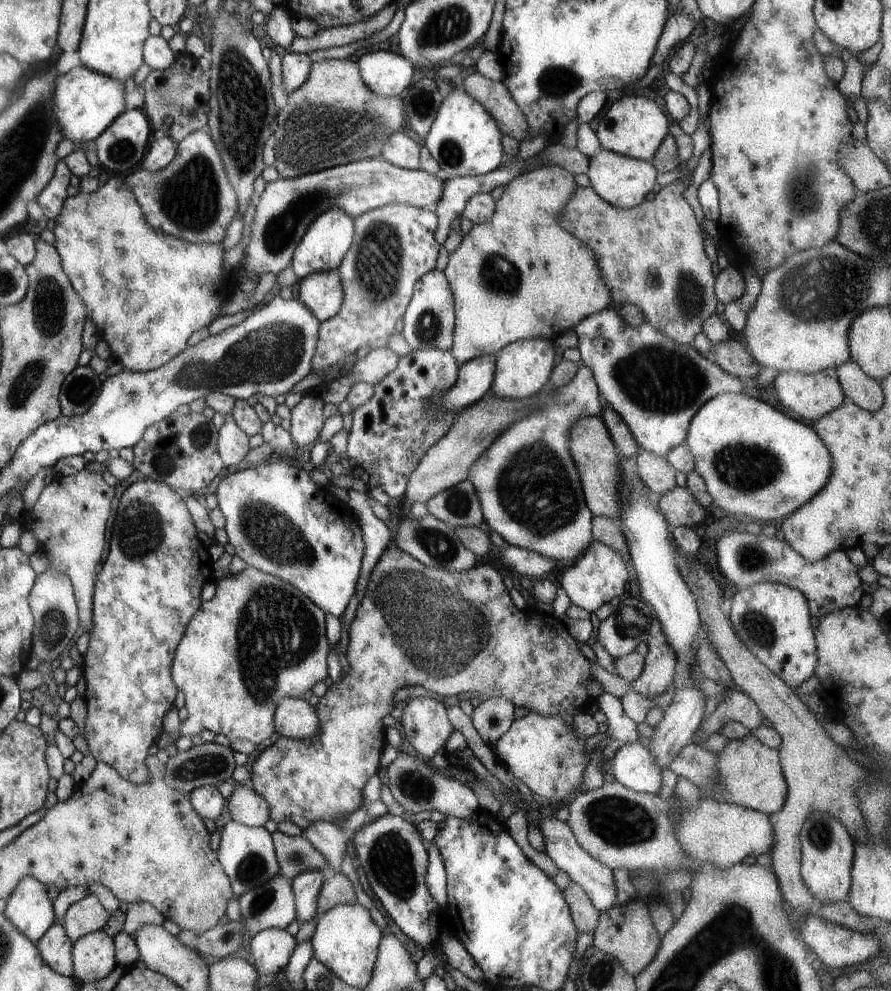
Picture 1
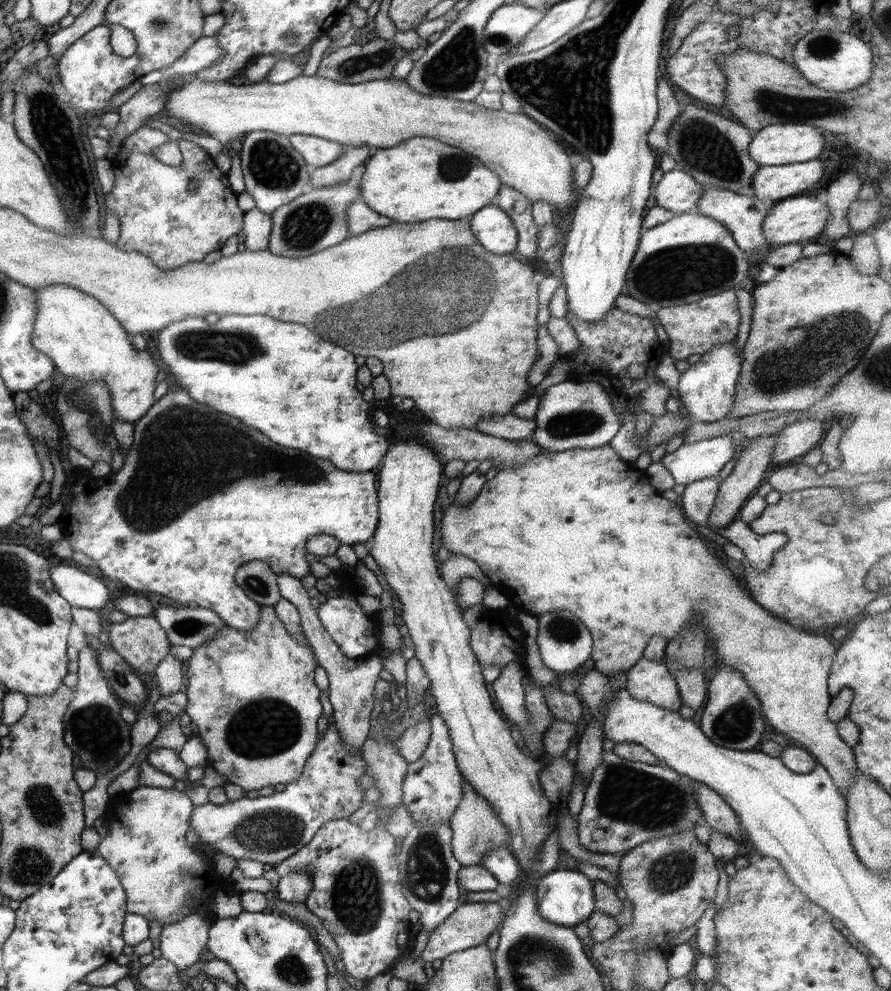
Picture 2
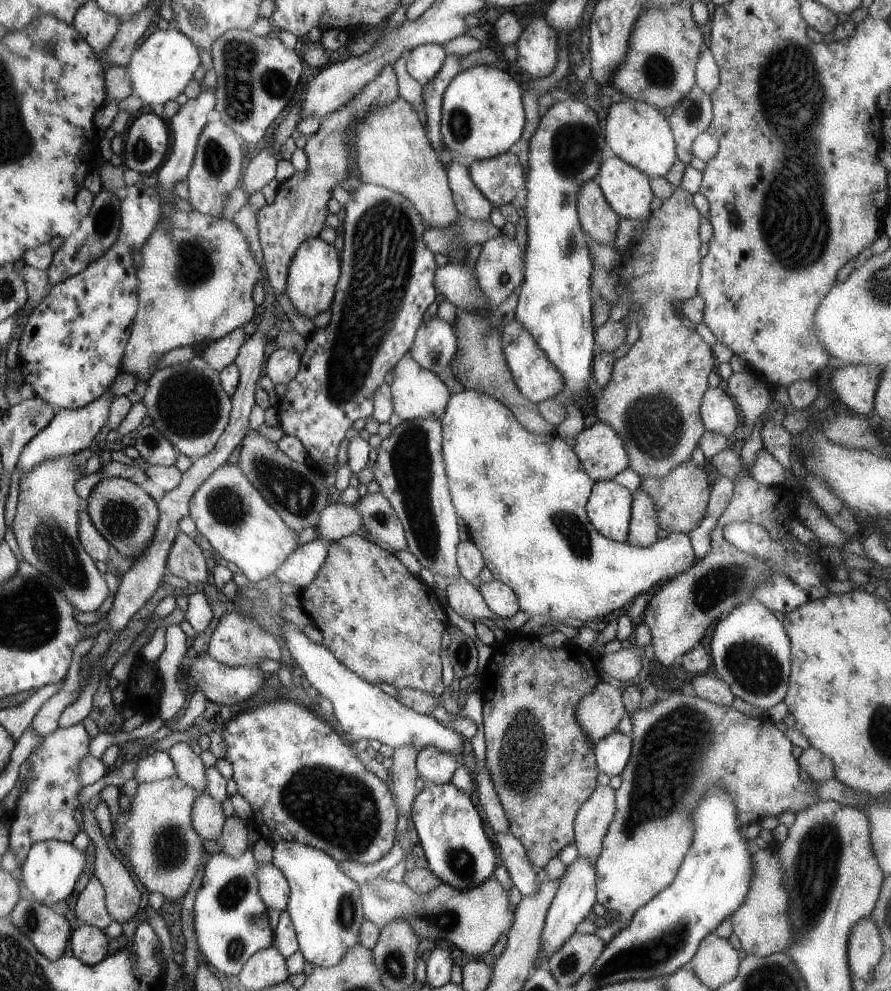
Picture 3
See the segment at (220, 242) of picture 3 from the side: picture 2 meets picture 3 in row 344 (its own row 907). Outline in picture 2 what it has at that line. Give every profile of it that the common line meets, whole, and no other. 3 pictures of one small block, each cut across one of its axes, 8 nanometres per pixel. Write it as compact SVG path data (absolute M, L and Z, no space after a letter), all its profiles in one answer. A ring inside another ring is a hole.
M141 785L129 792L120 792L116 796L109 798L111 800L110 808L103 812L105 822L107 823L108 831L105 838L101 839L98 846L95 848L103 858L105 862L116 872L118 879L120 880L120 885L123 887L125 895L125 910L127 913L138 914L145 918L145 920L154 920L163 925L168 925L169 923L176 923L180 921L185 915L189 913L199 913L209 924L214 920L212 912L209 910L208 904L210 903L210 898L212 897L212 892L215 889L220 889L225 884L227 880L221 880L213 872L213 859L211 858L200 858L198 854L195 853L196 846L189 848L185 843L185 832L188 828L188 820L193 808L191 800L183 791L176 790L175 788L153 788Z

